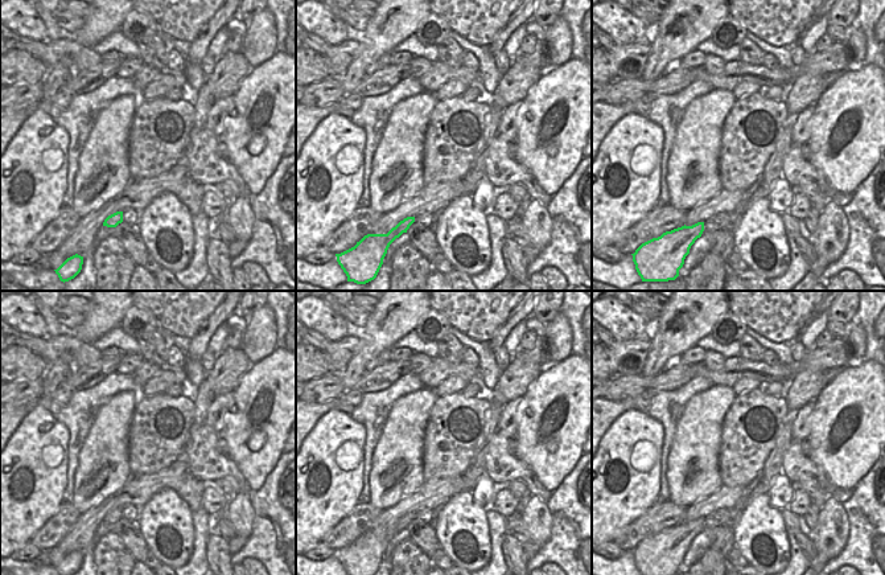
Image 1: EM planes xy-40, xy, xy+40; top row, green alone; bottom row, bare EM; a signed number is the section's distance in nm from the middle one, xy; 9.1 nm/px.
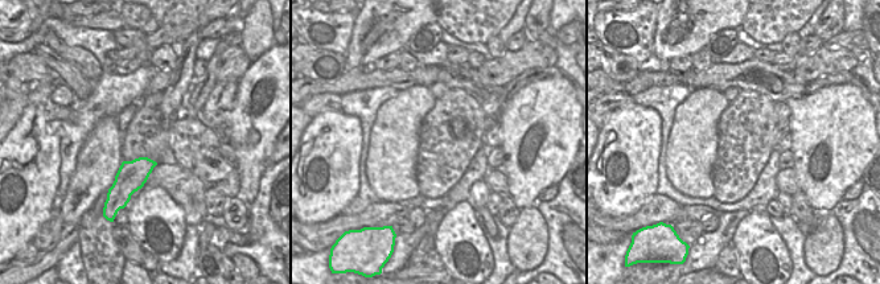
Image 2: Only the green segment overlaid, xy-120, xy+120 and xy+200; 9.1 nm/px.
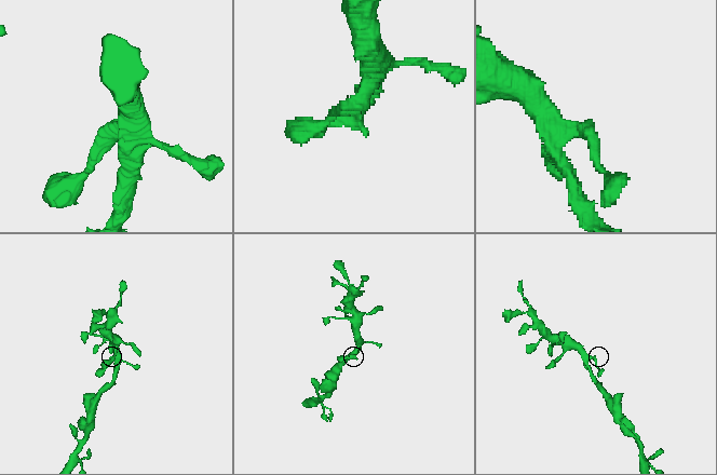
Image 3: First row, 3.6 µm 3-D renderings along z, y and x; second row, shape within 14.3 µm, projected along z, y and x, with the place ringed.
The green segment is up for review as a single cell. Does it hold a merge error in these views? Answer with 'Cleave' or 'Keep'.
Keep

